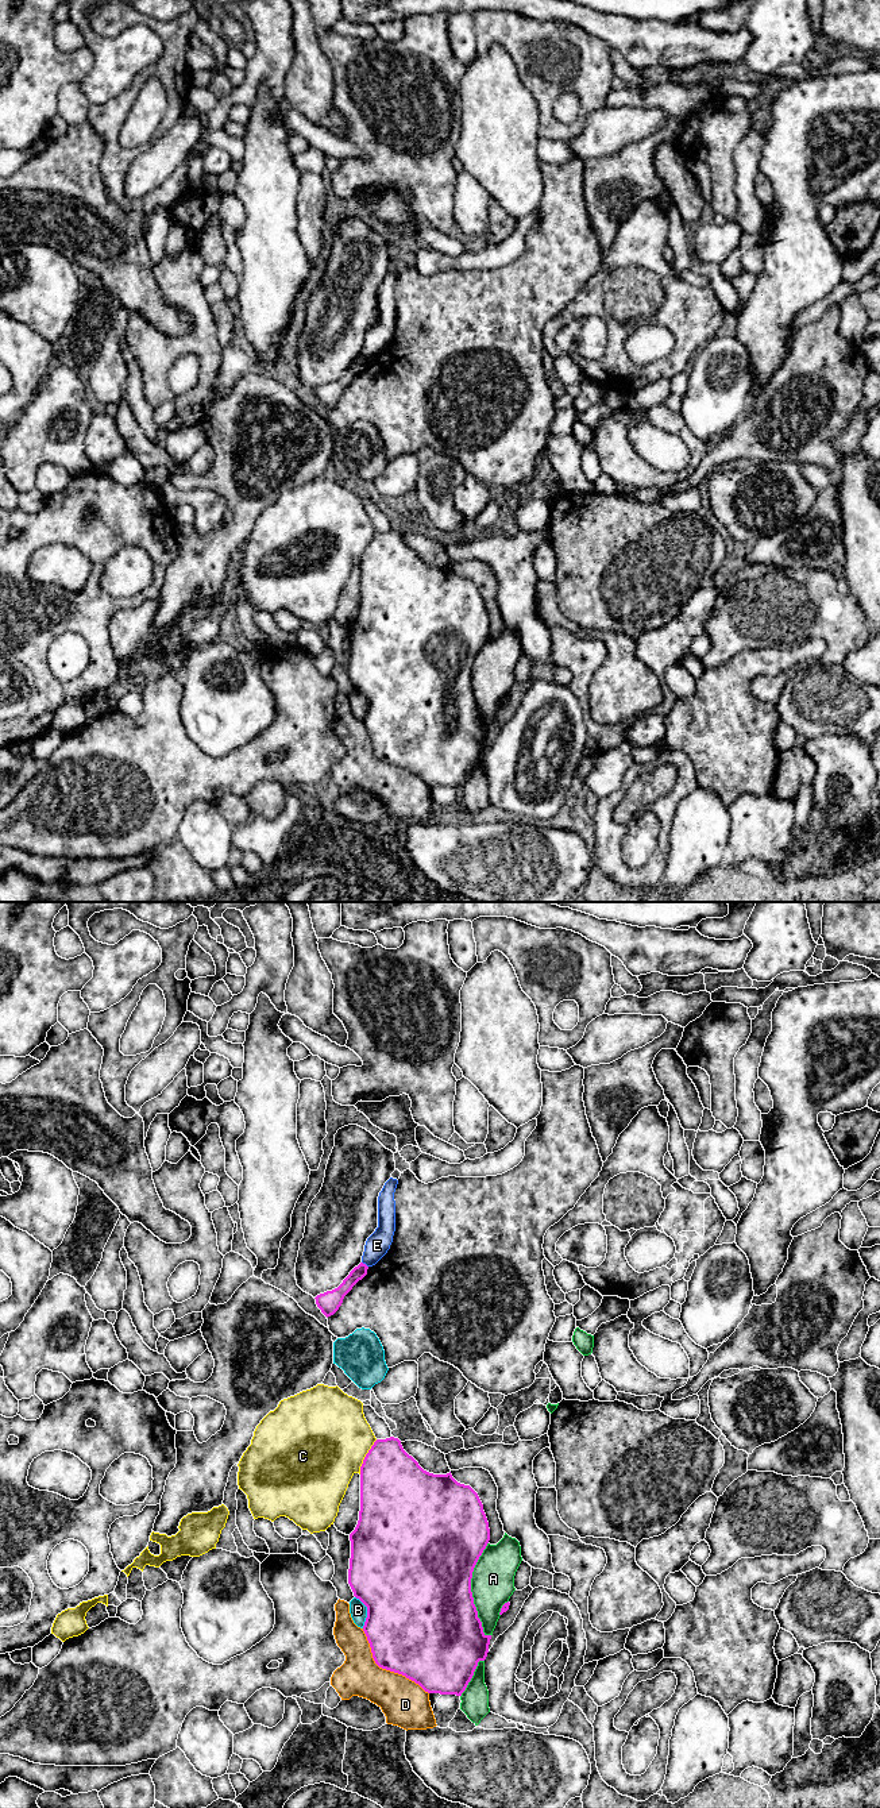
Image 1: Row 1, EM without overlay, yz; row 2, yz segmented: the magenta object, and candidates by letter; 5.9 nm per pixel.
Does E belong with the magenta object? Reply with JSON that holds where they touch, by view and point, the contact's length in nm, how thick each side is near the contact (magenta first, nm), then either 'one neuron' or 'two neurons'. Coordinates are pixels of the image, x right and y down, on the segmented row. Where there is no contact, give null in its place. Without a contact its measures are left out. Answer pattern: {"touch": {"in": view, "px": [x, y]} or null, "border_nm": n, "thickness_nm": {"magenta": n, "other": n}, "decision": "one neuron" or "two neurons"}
{"touch": {"in": "yz", "px": [365, 1264]}, "border_nm": 50, "thickness_nm": {"magenta": 90, "other": 140}, "decision": "two neurons"}

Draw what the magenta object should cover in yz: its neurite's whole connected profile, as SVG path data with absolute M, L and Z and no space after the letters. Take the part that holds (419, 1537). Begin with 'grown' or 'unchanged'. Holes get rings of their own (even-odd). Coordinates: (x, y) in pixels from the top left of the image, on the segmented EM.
unchanged; M398 1438L377 1439L360 1466L360 1511L350 1534L348 1584L367 1607L363 1631L375 1664L405 1676L428 1693L462 1696L479 1661L489 1653L491 1635L483 1632L474 1604L474 1568L490 1541L490 1528L478 1493L458 1483L451 1472L433 1474L409 1456Z

